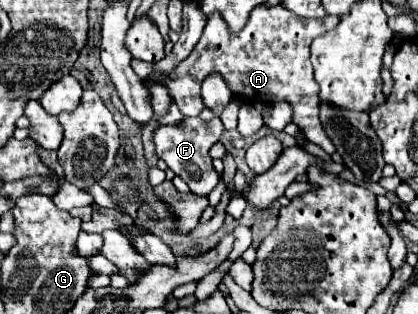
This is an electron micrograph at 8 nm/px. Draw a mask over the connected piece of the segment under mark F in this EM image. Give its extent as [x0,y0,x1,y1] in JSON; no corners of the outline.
[155,108,223,196]

